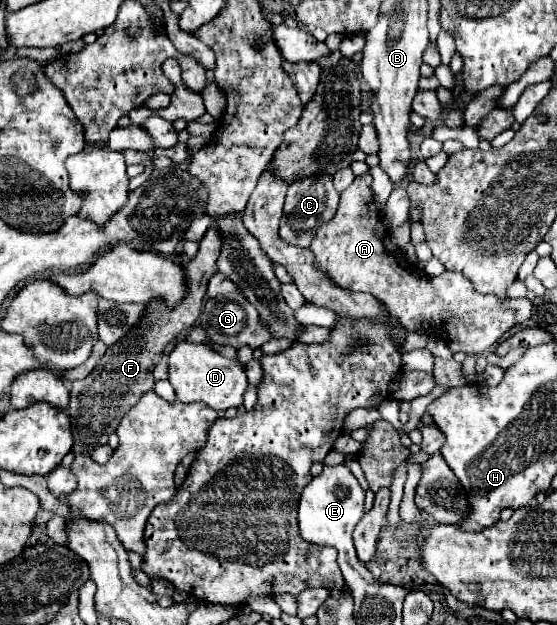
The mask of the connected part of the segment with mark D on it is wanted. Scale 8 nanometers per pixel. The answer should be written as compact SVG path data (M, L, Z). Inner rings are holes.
M186 341L178 343L168 357L168 379L176 391L176 399L182 403L204 401L216 411L240 407L248 385L244 367L238 359L222 355L214 345L190 345Z

